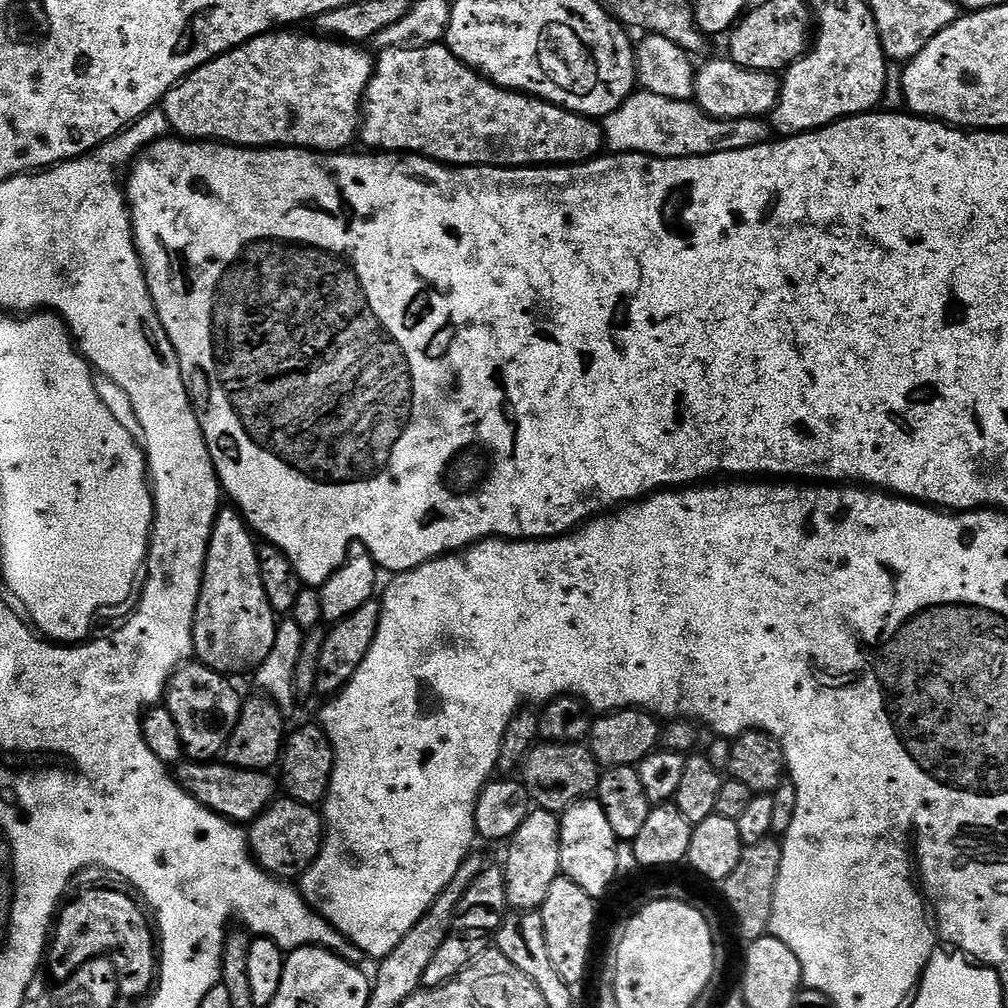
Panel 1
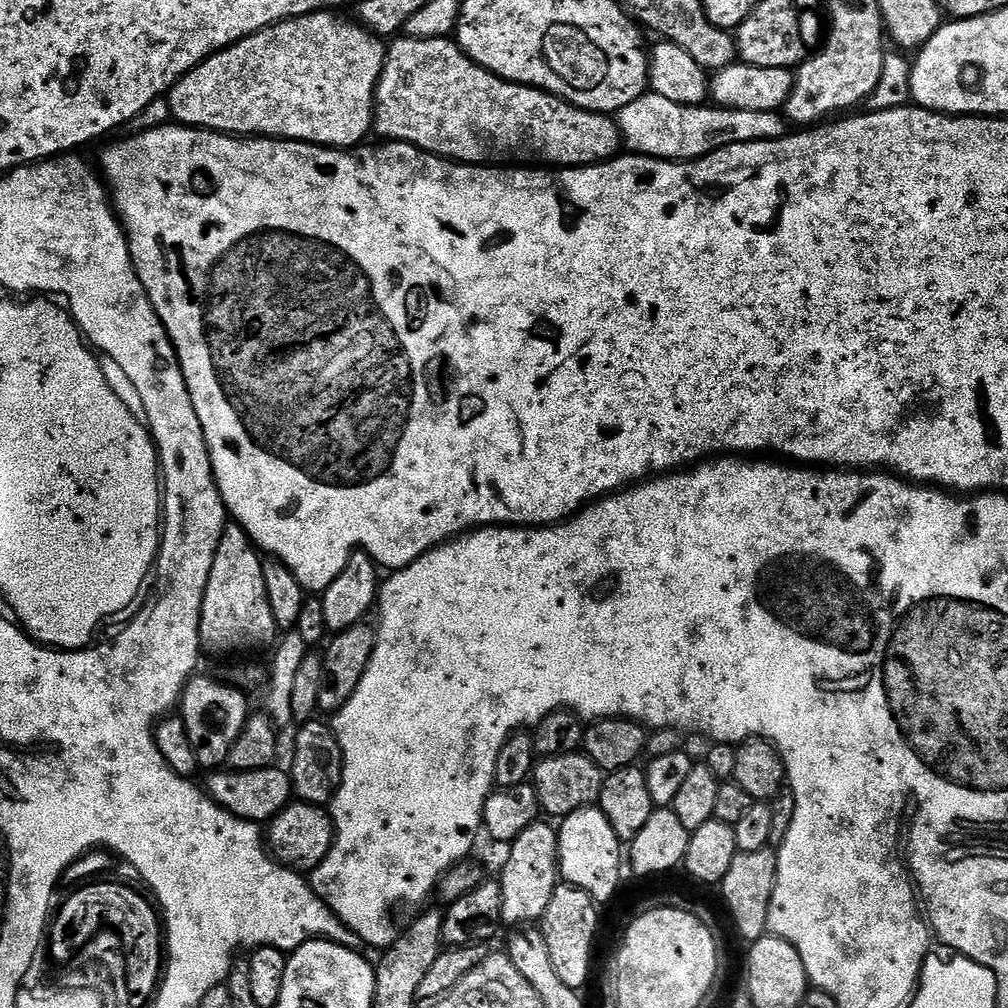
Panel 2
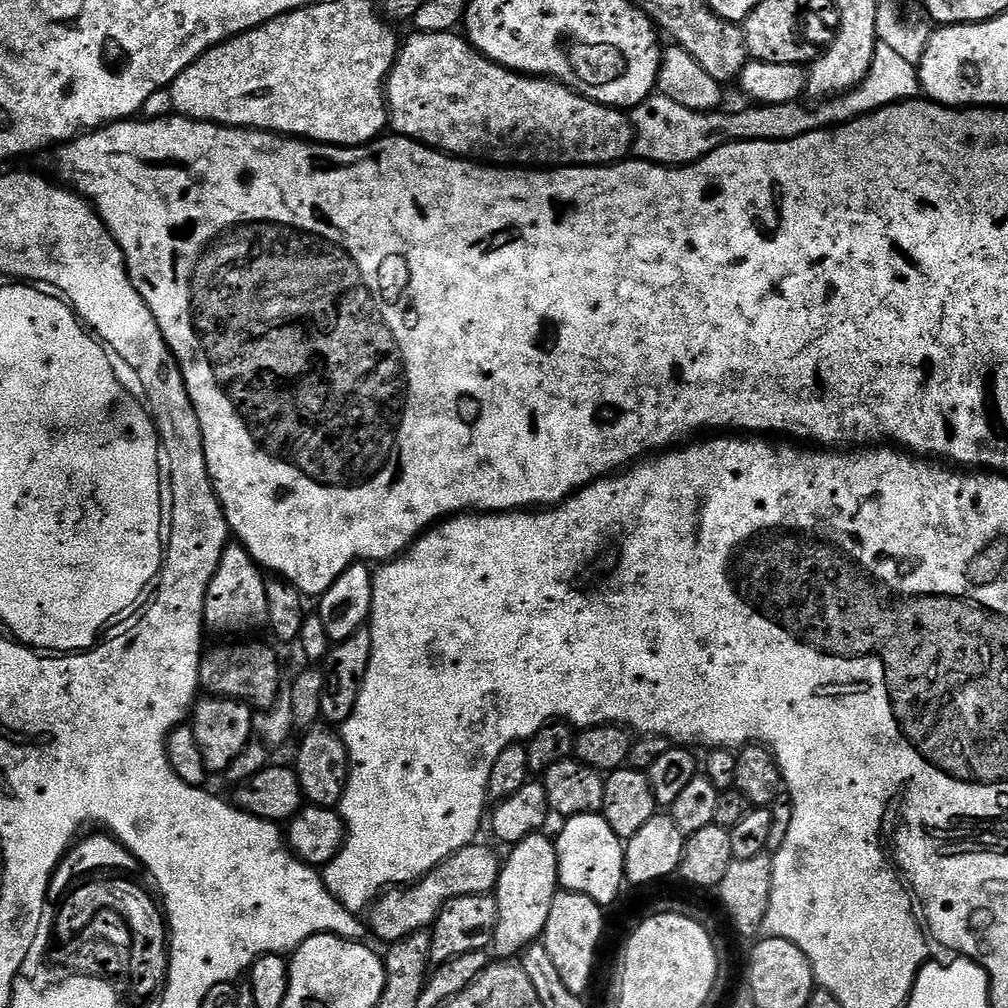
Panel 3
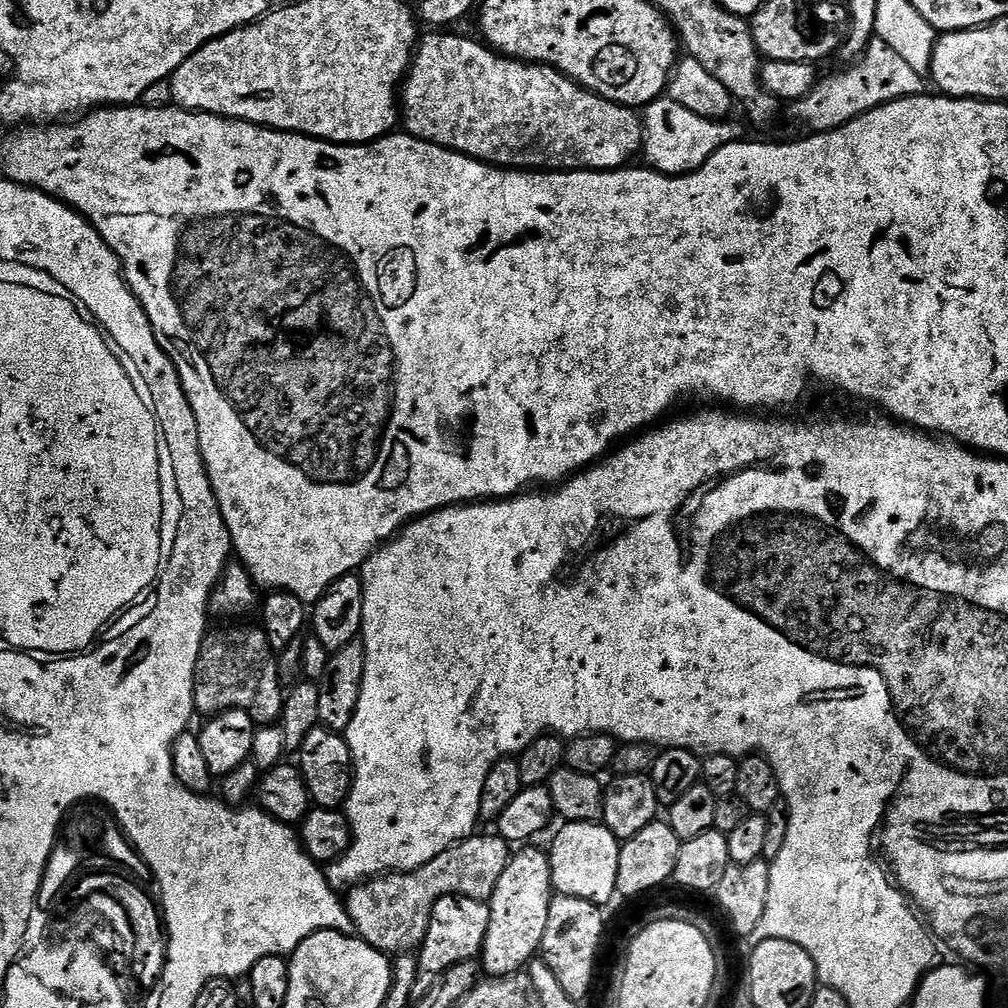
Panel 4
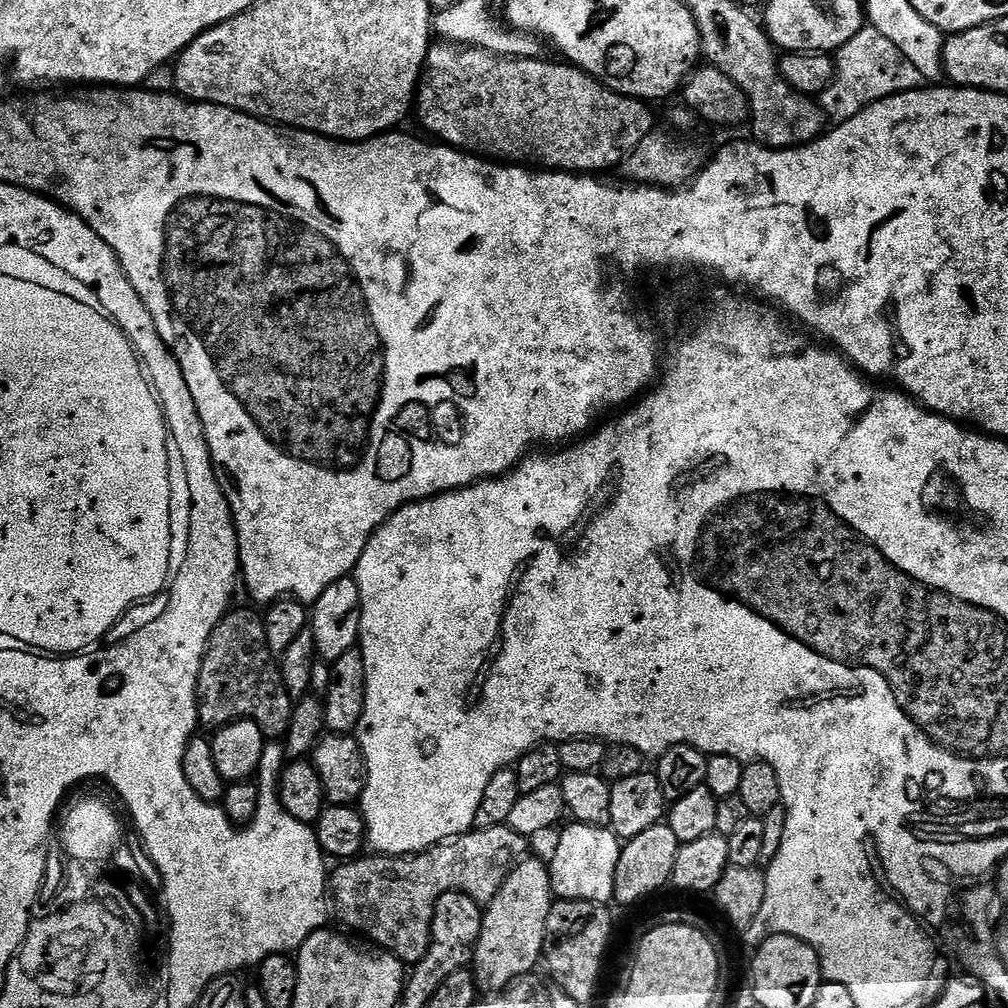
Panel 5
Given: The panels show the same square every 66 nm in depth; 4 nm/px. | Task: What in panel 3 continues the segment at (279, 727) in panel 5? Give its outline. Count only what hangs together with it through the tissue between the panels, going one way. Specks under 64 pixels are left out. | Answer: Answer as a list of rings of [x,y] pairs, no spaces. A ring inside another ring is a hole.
[[[248,640],[245,644],[220,644],[200,657],[200,688],[213,696],[240,700],[256,710],[270,708],[282,692],[280,660],[268,644]]]

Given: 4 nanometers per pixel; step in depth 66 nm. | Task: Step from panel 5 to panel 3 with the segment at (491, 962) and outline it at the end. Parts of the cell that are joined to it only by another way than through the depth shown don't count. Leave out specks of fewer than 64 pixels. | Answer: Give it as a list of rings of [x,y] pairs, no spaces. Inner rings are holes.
[[[543,831],[522,838],[522,842],[511,845],[512,852],[503,861],[500,877],[494,889],[498,906],[496,932],[490,937],[496,943],[497,957],[516,958],[528,947],[543,937],[546,918],[550,916],[552,899],[557,894],[560,883],[558,874],[558,854],[553,837],[544,836]]]

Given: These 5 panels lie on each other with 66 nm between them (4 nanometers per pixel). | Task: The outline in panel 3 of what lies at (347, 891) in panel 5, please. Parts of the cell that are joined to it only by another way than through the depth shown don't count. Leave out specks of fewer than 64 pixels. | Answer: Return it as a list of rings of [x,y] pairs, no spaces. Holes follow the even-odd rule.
[[[473,842],[466,845],[411,886],[397,886],[381,892],[366,912],[366,924],[371,935],[376,935],[378,939],[384,940],[383,942],[406,939],[415,932],[431,929],[436,922],[436,915],[440,913],[440,907],[447,900],[470,894],[491,893],[500,877],[502,860],[486,845],[480,843]]]

